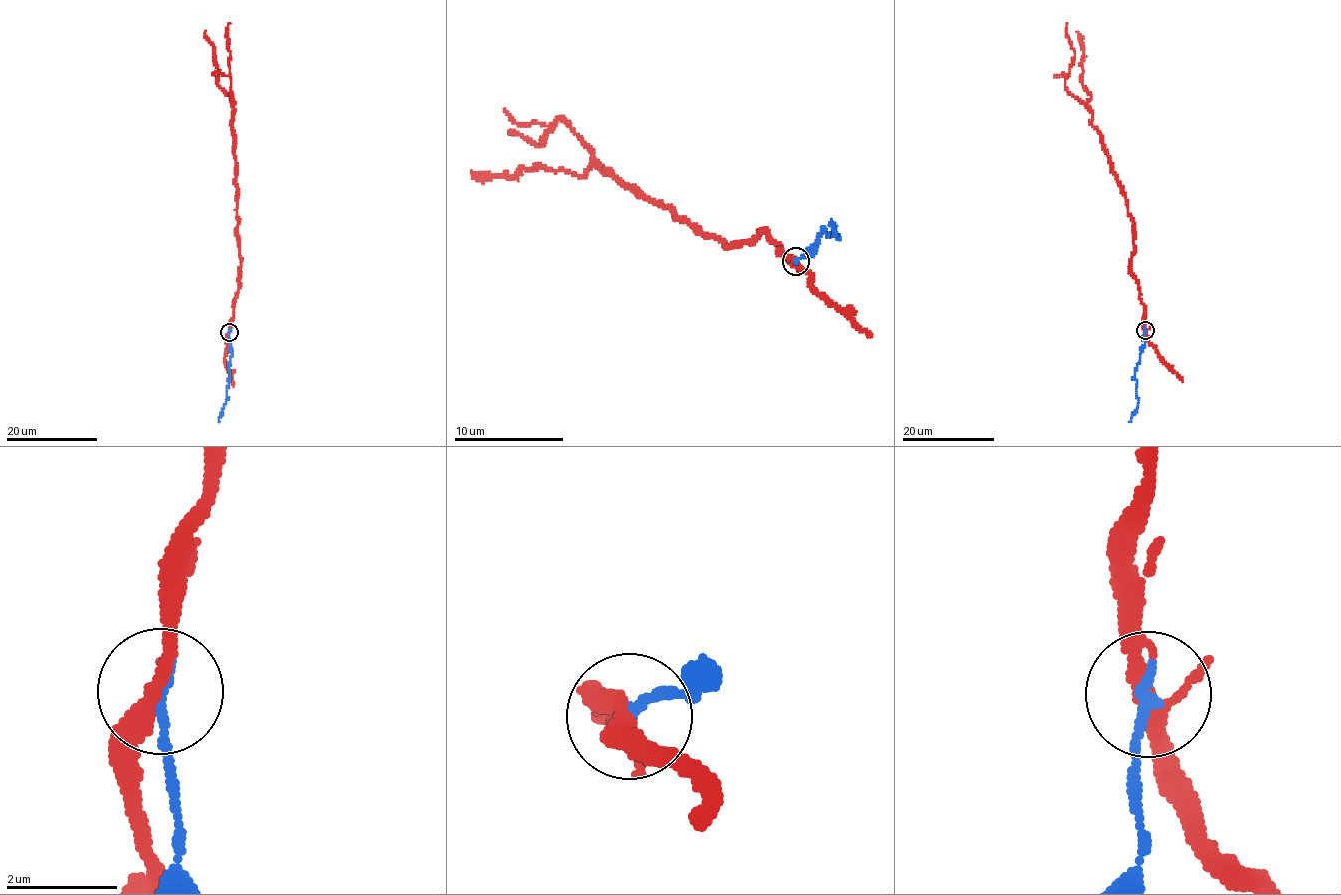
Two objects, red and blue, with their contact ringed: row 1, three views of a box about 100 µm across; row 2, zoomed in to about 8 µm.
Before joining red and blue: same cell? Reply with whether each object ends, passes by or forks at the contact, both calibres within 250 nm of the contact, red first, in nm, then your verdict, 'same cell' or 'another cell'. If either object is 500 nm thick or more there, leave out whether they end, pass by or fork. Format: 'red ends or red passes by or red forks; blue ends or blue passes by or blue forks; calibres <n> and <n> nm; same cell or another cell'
red forks; blue ends; calibres 260 and 200 nm; another cell

